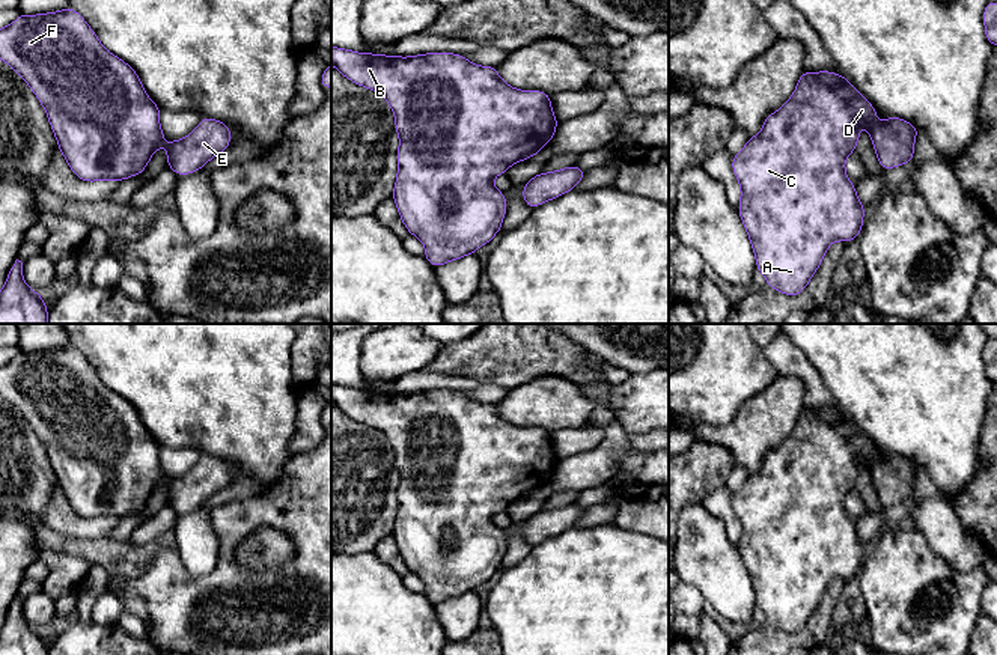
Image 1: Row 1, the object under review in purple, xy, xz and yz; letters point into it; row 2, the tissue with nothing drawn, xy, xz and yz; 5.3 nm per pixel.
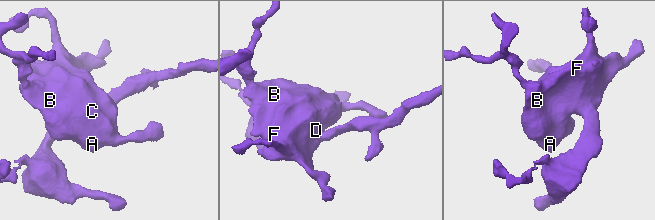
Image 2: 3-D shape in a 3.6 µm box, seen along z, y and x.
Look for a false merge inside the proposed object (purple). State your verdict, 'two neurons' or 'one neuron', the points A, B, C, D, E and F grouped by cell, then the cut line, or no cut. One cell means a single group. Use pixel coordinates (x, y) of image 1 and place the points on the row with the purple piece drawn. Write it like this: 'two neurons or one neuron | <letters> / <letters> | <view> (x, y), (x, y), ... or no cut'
one neuron | A B C D E F | no cut

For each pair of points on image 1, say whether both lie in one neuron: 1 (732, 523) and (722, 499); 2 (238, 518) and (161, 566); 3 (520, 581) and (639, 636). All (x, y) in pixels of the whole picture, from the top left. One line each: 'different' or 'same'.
1: same
2: same
3: same

